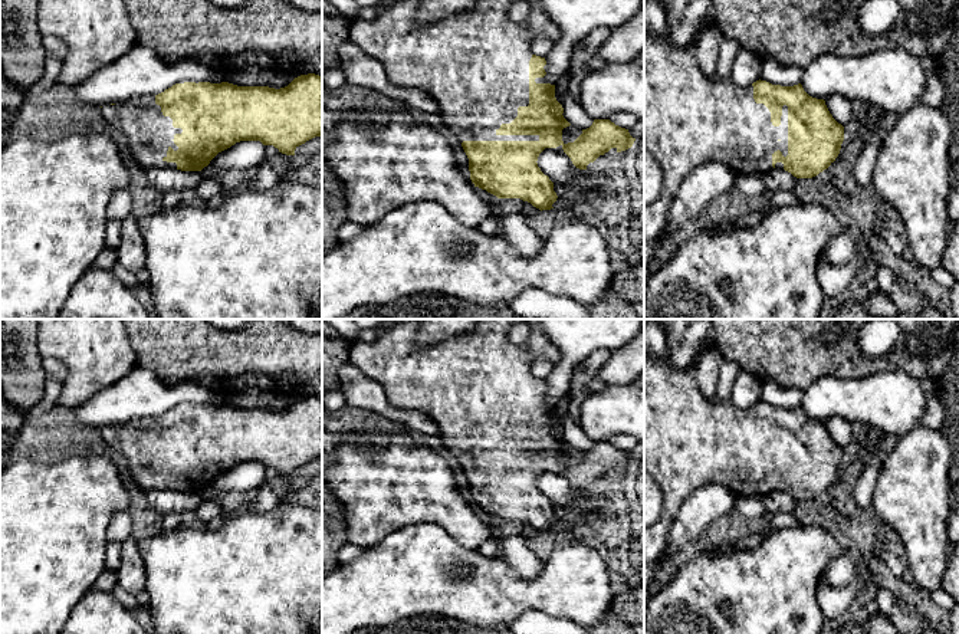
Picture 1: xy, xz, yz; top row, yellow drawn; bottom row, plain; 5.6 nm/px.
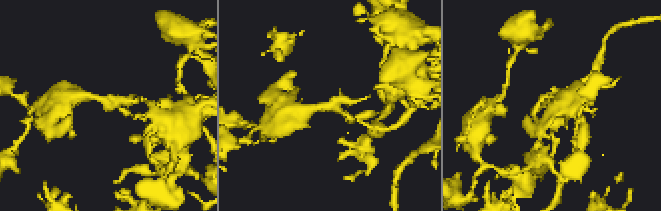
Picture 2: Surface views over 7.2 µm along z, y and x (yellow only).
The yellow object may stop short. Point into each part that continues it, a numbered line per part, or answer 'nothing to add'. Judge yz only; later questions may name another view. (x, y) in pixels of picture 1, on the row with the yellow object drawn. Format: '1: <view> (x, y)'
1: yz (689, 120)

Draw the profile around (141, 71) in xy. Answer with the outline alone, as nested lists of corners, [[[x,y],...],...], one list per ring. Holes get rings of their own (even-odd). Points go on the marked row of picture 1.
[[[134,46],[128,53],[72,85],[75,95],[86,105],[105,106],[134,96],[158,95],[175,83],[229,82],[237,86],[269,86],[280,89],[293,78],[275,70],[247,65],[223,76],[198,60],[167,60],[154,50]]]

